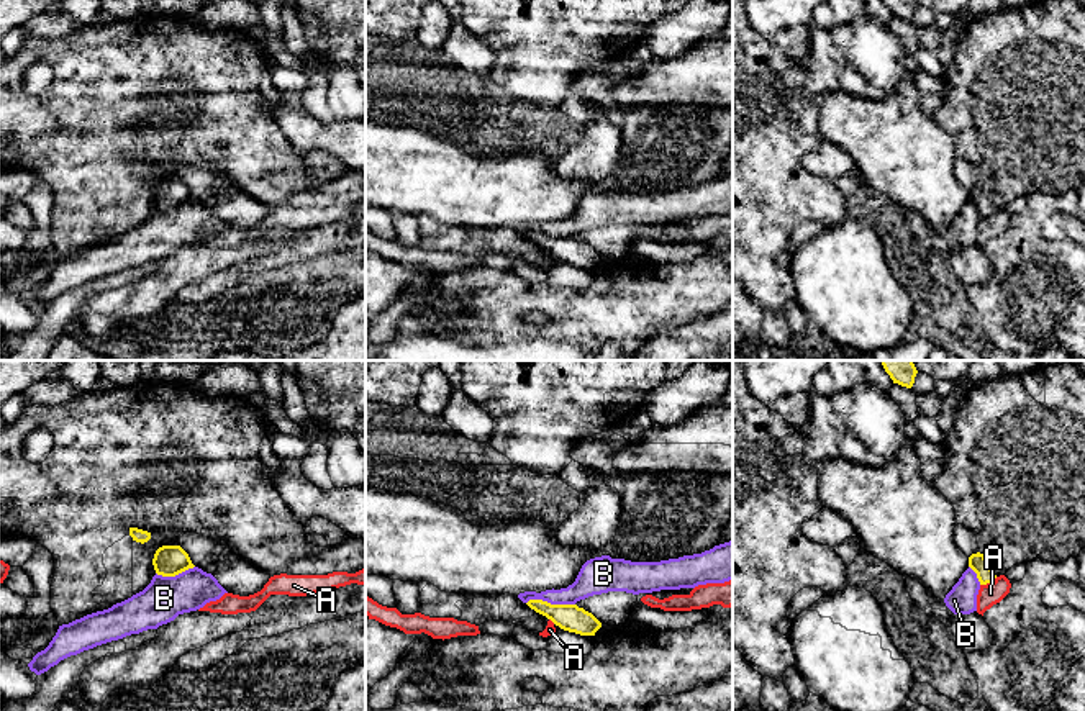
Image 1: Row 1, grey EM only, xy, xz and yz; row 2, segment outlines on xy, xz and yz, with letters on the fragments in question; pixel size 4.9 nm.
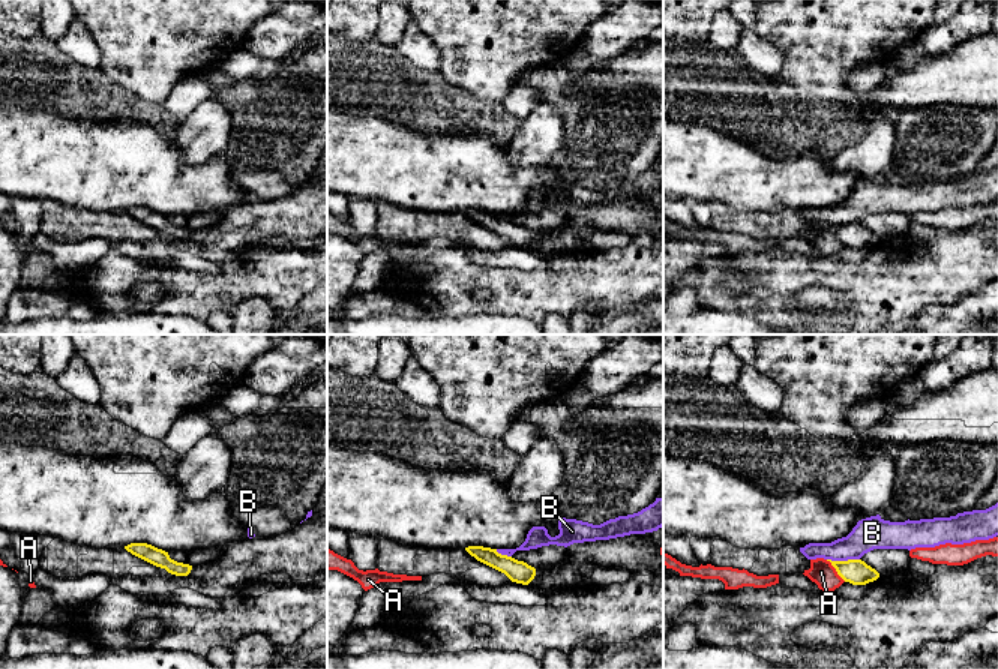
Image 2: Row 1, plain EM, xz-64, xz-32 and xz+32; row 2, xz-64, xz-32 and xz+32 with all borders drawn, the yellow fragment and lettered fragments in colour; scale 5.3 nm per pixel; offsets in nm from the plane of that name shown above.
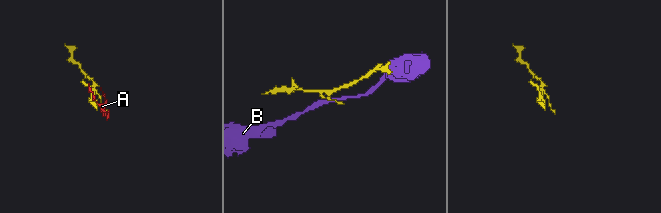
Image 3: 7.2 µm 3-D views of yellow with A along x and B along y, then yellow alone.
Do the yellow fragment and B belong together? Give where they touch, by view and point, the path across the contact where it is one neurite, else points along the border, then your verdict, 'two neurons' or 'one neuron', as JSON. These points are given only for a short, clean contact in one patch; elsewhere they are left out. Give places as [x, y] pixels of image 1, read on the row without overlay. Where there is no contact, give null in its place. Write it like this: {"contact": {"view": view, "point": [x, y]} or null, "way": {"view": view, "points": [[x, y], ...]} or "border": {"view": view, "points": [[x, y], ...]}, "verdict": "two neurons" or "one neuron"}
{"contact": {"view": "xz", "point": [549, 236]}, "border": {"view": "xz", "points": [[526, 235], [546, 233], [574, 238]]}, "verdict": "two neurons"}

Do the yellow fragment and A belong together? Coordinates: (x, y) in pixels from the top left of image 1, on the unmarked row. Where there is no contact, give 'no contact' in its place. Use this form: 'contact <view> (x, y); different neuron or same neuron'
contact yz (989, 215); different neuron

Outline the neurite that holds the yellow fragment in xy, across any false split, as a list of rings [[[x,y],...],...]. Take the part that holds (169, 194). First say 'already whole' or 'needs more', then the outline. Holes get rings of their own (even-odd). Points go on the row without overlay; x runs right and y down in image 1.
already whole | [[[180,179],[159,180],[154,187],[152,198],[156,206],[162,210],[175,210],[195,200]]]

